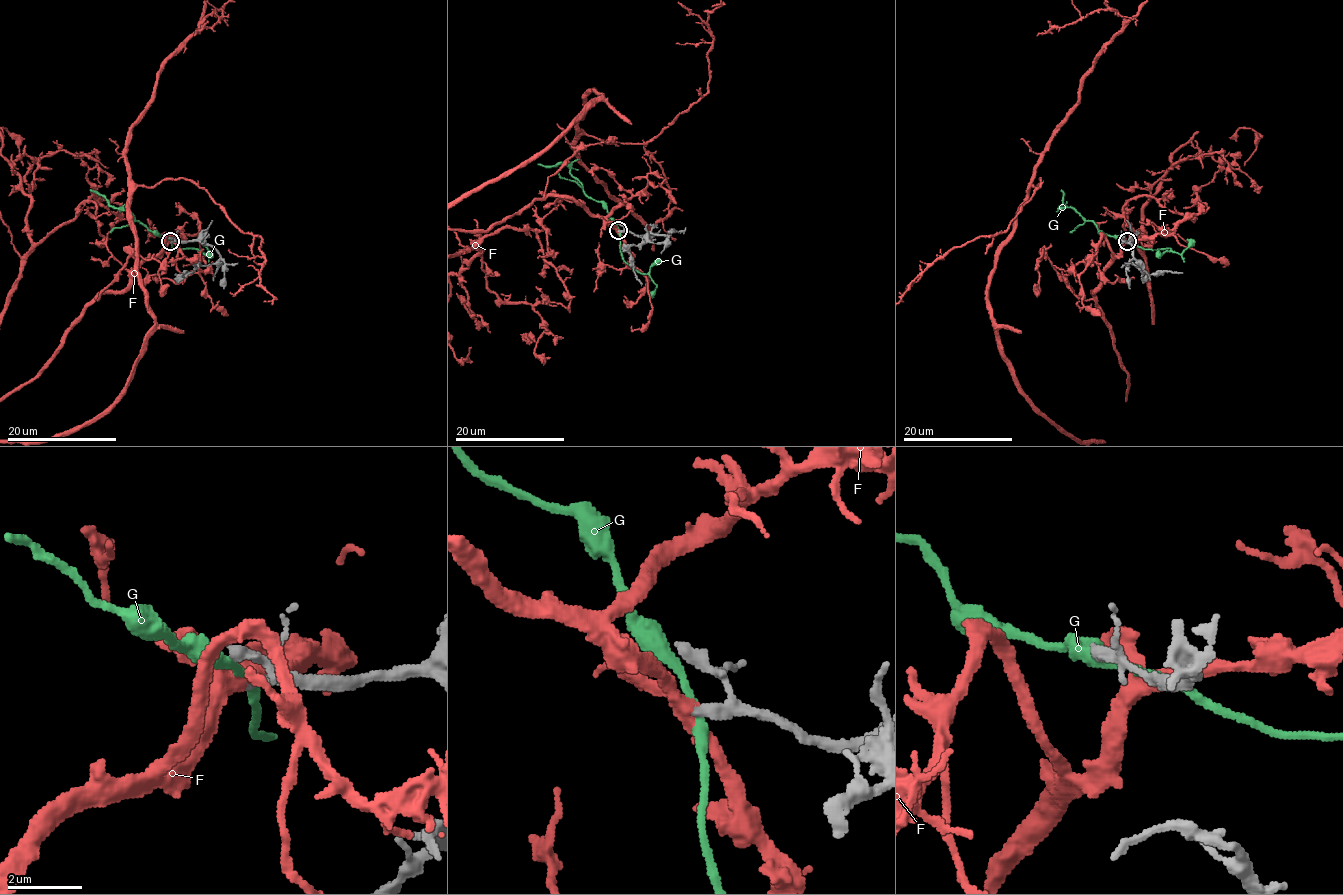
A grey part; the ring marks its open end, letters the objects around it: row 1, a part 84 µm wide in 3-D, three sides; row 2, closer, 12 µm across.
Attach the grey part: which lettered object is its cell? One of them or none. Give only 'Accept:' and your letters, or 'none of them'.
Accept: F

